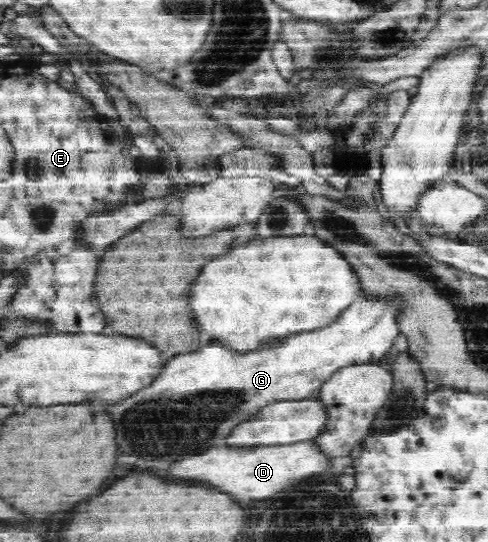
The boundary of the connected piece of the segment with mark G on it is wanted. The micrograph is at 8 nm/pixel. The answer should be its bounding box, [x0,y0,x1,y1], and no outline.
[111,295,407,475]

